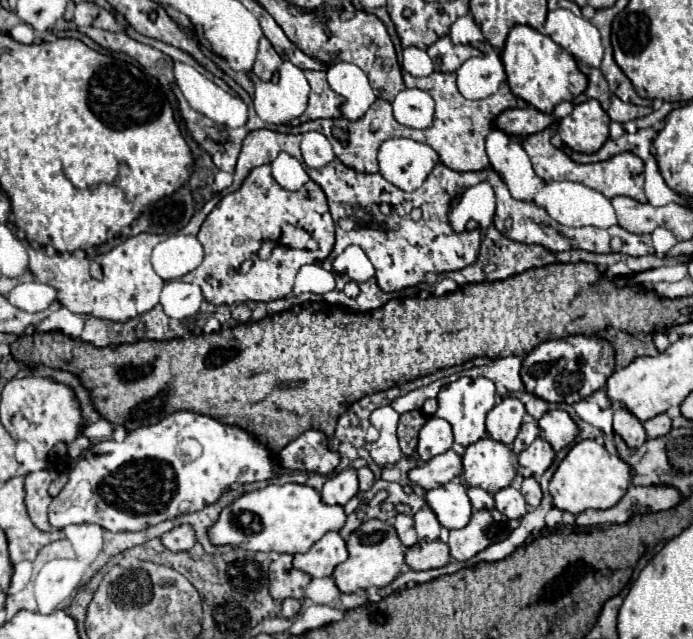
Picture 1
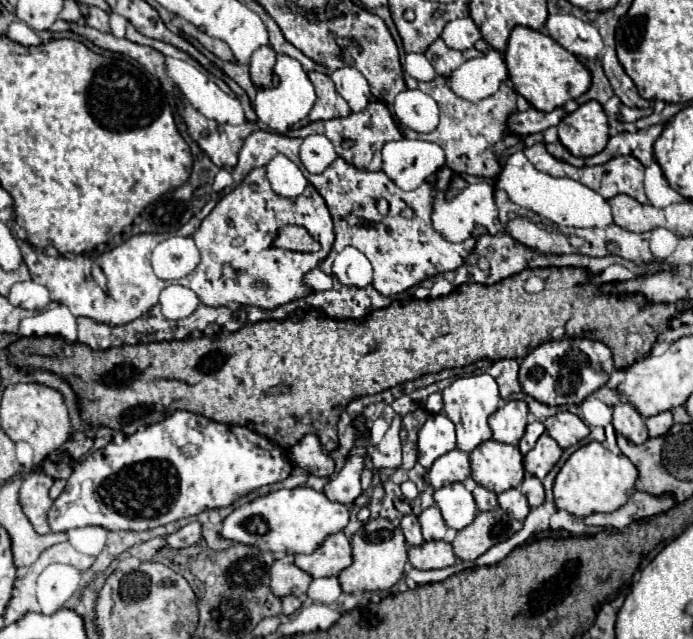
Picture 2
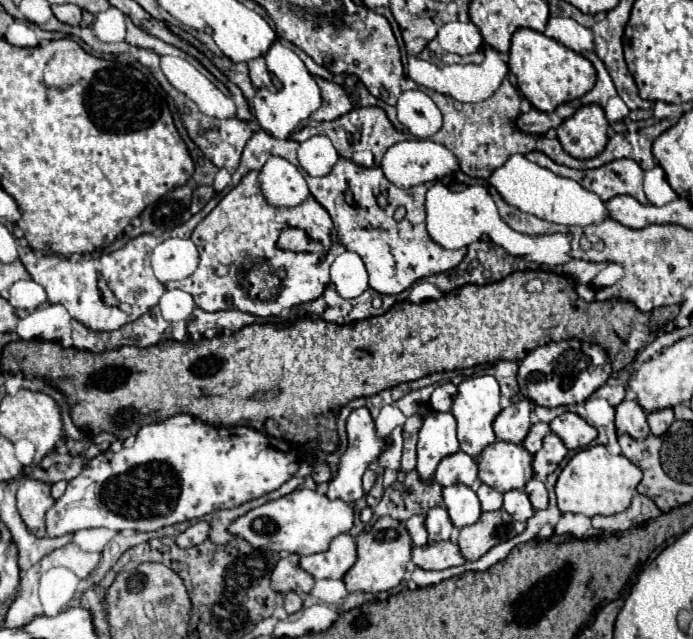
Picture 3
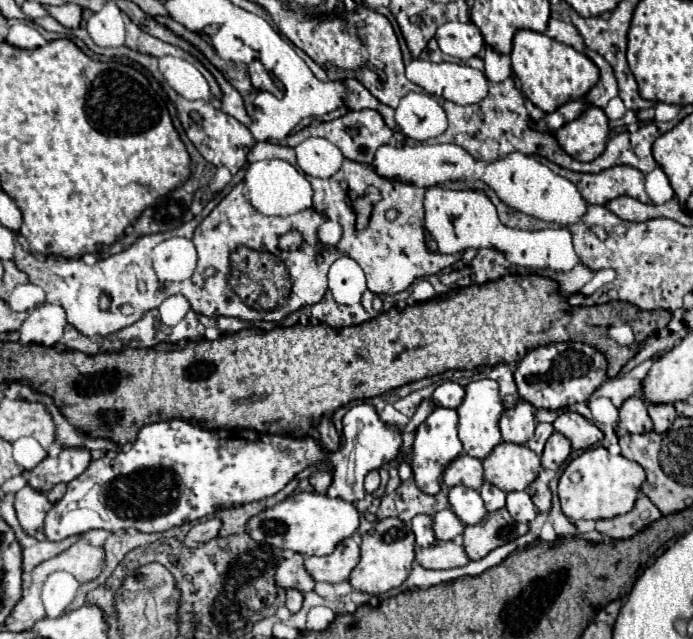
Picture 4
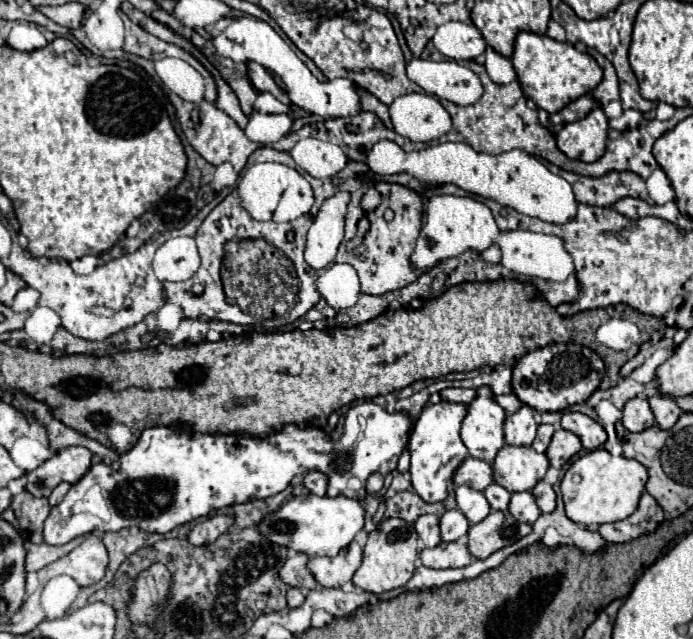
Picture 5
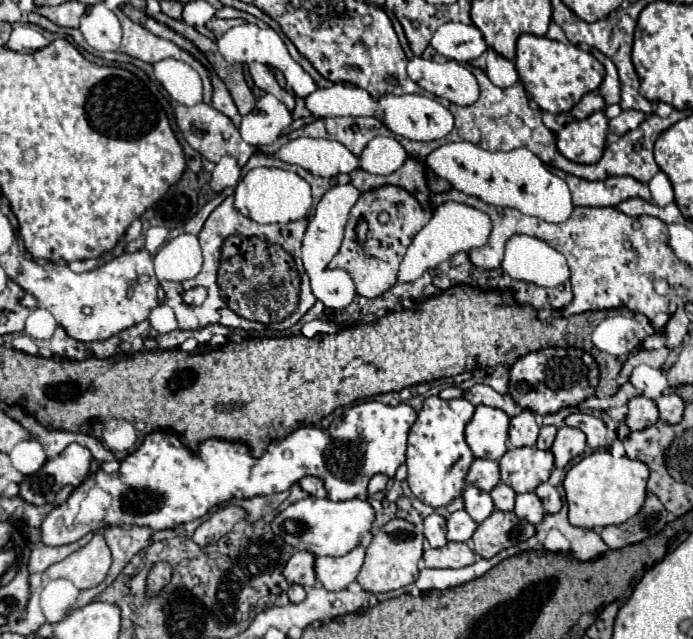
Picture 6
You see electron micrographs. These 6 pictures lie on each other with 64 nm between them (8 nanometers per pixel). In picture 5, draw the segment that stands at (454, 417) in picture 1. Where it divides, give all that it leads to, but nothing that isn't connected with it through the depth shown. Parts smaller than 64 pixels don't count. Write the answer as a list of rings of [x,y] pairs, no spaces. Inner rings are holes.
[[[476,388],[478,396],[470,404],[468,416],[464,418],[460,436],[472,458],[492,462],[504,442],[504,420],[506,412],[494,402],[490,388]]]

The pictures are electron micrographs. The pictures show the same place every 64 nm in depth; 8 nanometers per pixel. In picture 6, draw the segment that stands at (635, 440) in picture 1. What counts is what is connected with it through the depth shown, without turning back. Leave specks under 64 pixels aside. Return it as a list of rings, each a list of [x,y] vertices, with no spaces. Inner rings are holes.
[[[636,396],[628,402],[628,418],[626,418],[626,424],[630,428],[636,428],[636,430],[644,430],[652,424],[656,424],[658,420],[658,408],[654,404],[654,400],[650,398],[644,398],[644,396]]]

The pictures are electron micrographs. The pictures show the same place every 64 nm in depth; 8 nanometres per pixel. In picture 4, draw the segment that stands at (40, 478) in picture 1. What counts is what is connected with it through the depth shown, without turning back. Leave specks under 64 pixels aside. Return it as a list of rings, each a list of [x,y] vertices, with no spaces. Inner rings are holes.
[[[24,486],[14,498],[14,508],[22,530],[36,540],[44,540],[44,516],[52,508],[46,494],[32,492],[32,488]]]

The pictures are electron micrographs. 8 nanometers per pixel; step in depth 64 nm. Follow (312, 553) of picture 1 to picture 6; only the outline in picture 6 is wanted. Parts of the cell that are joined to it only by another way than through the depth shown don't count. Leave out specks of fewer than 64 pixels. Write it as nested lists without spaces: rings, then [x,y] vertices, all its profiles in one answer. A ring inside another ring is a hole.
[[[360,546],[340,558],[330,558],[330,556],[316,558],[316,576],[326,590],[340,592],[358,578],[360,568],[364,564],[364,556],[366,550]]]

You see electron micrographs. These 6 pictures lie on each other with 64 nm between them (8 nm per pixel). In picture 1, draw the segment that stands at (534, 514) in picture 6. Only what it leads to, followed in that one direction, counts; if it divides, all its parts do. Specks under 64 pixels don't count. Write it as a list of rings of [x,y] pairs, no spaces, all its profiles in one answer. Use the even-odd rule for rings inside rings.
[[[512,486],[496,492],[494,502],[496,502],[496,508],[500,512],[504,512],[508,518],[522,518],[528,512],[528,504],[526,504],[524,496]]]

